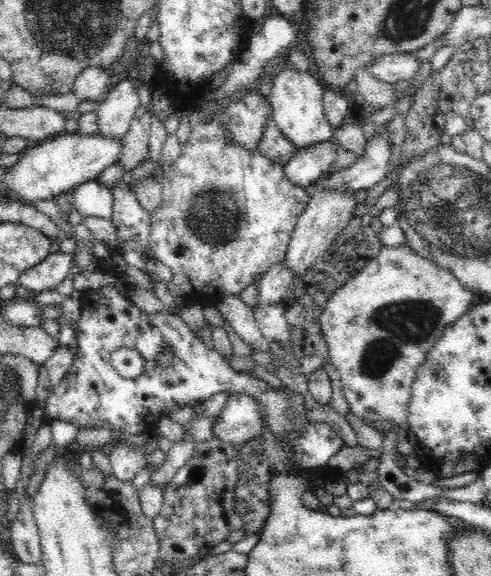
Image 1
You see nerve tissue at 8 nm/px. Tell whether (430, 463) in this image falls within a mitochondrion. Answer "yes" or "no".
no

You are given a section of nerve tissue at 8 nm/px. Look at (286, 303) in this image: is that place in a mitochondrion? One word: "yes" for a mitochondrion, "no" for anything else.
no

